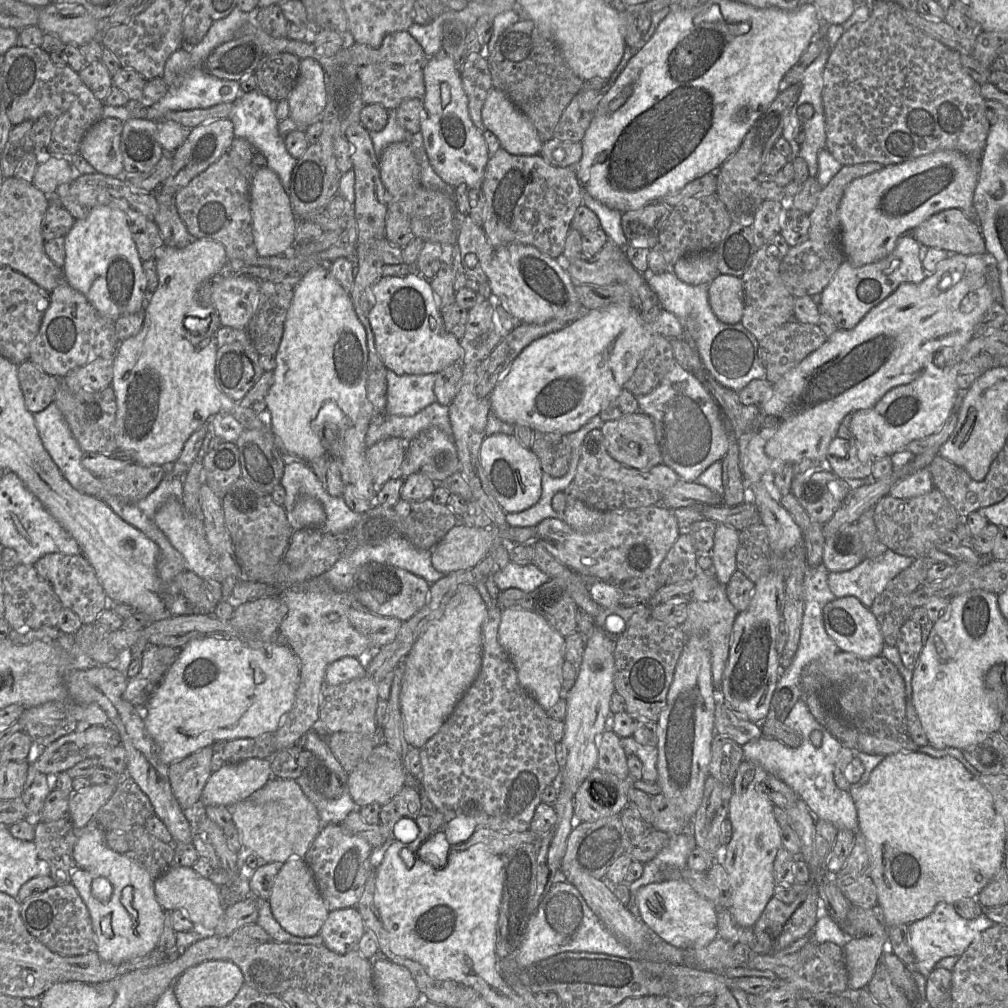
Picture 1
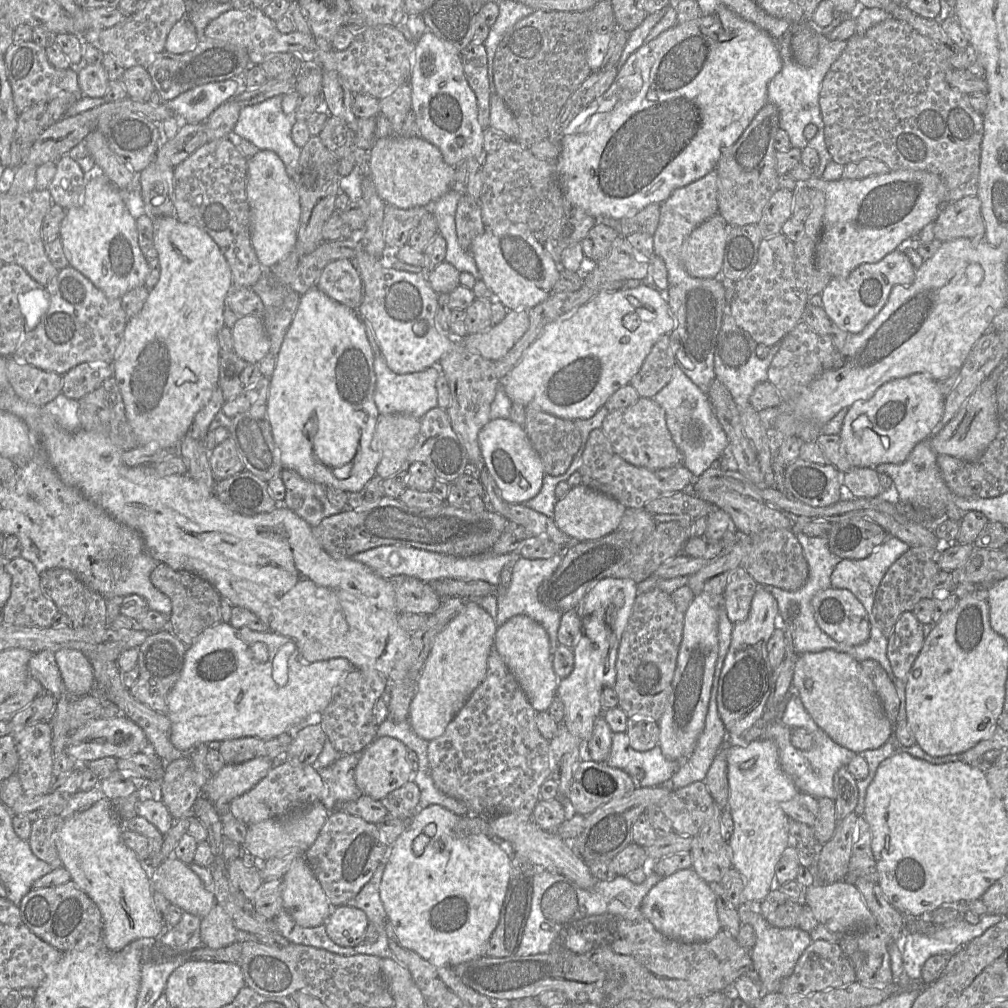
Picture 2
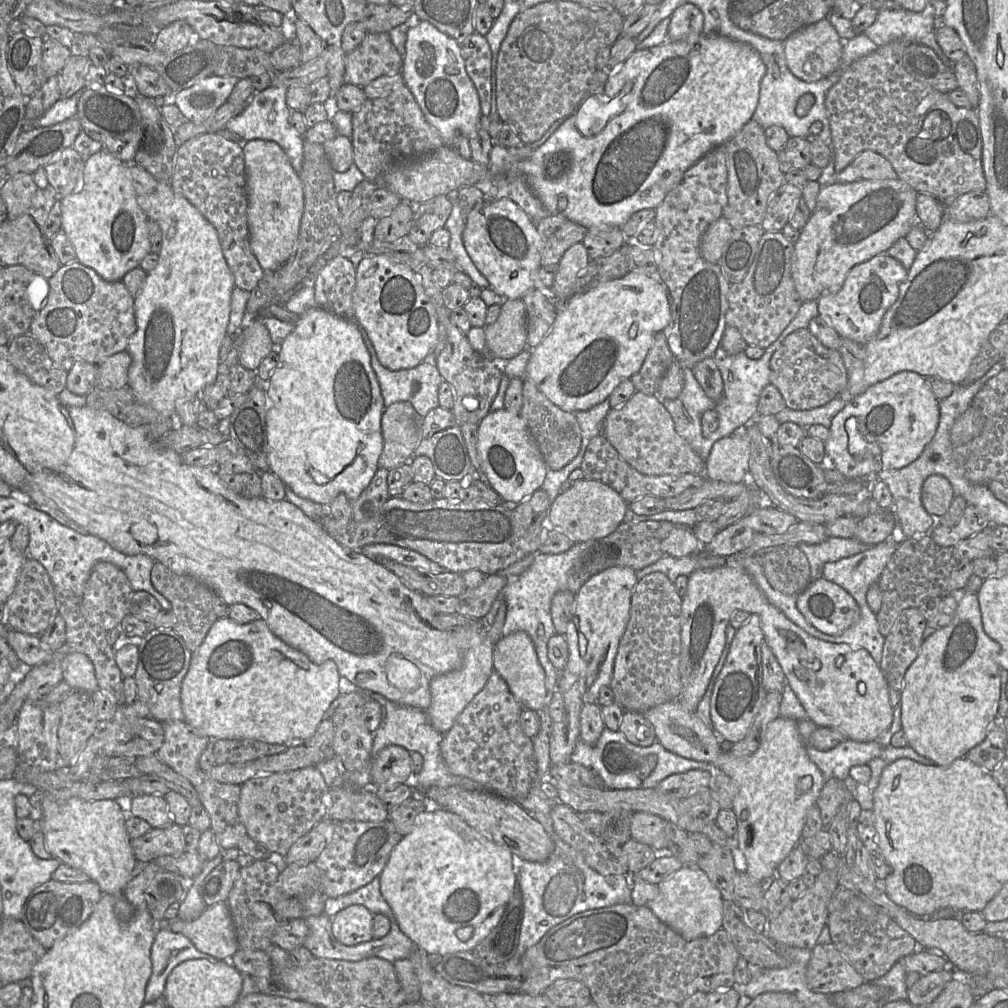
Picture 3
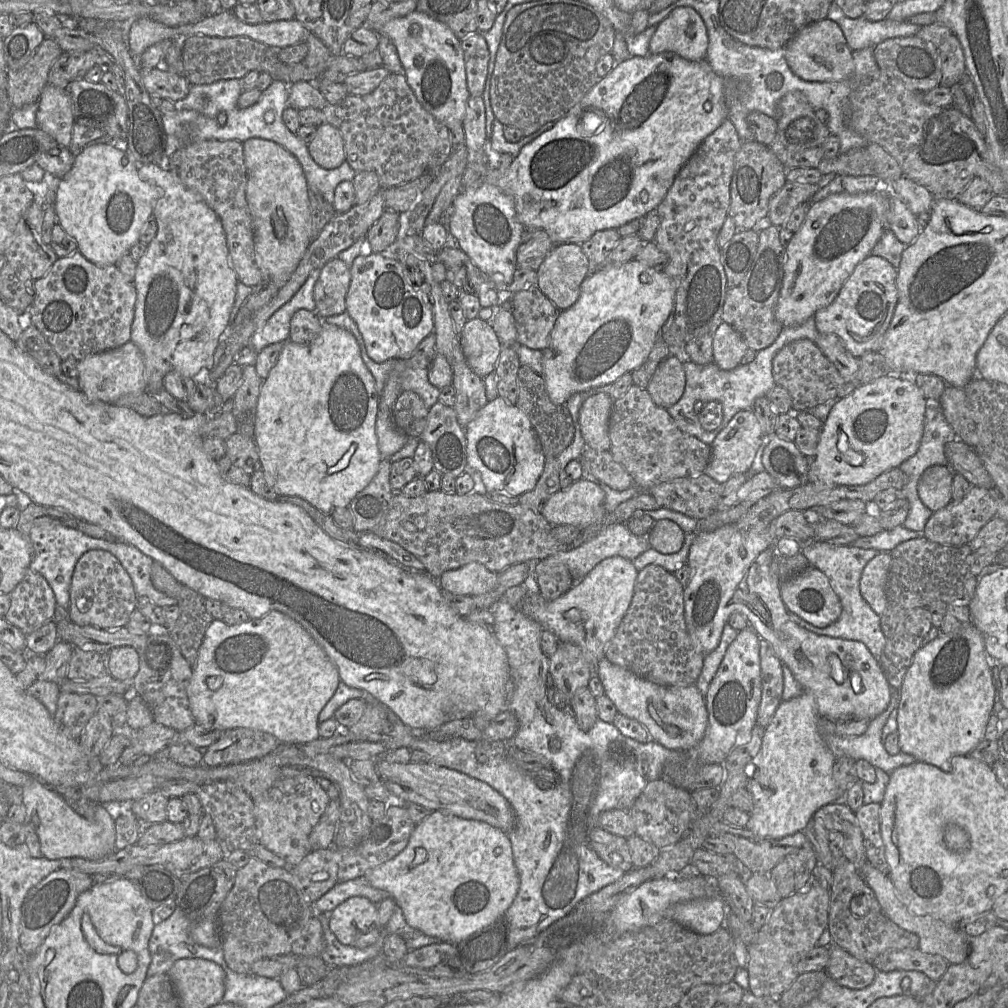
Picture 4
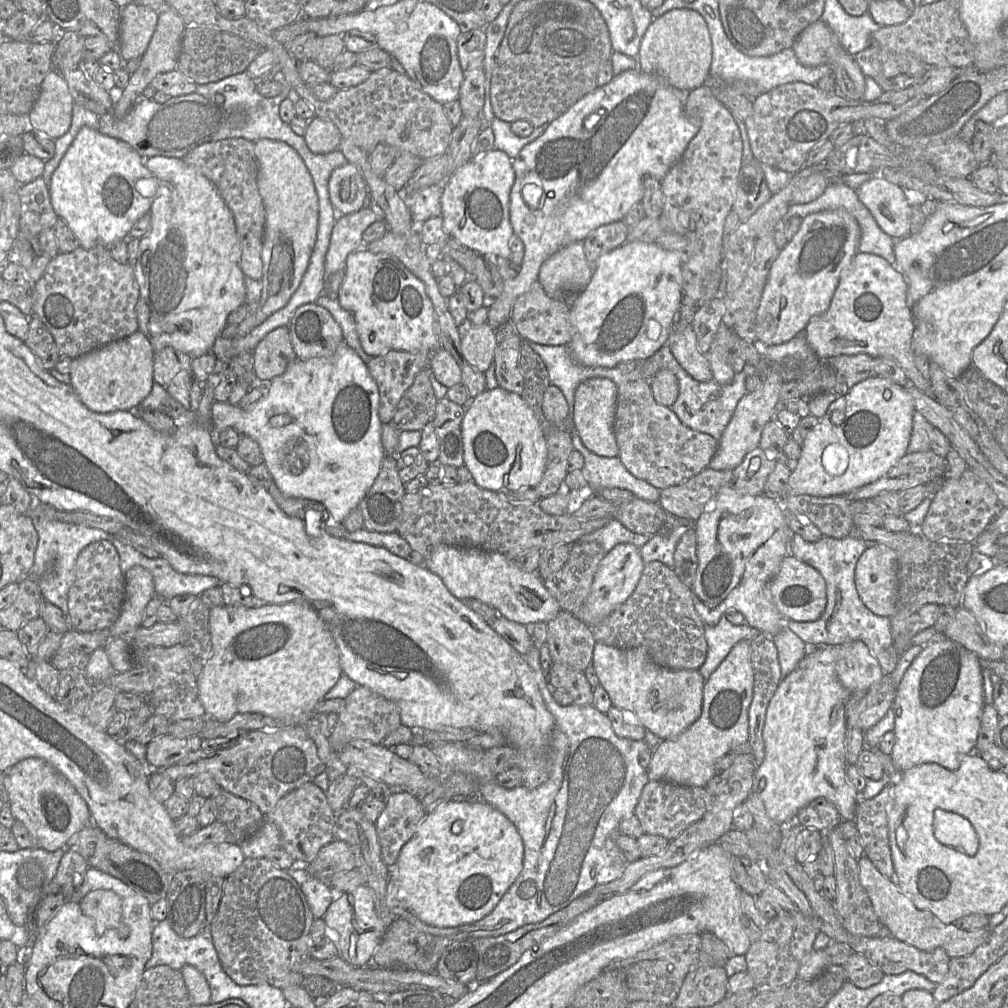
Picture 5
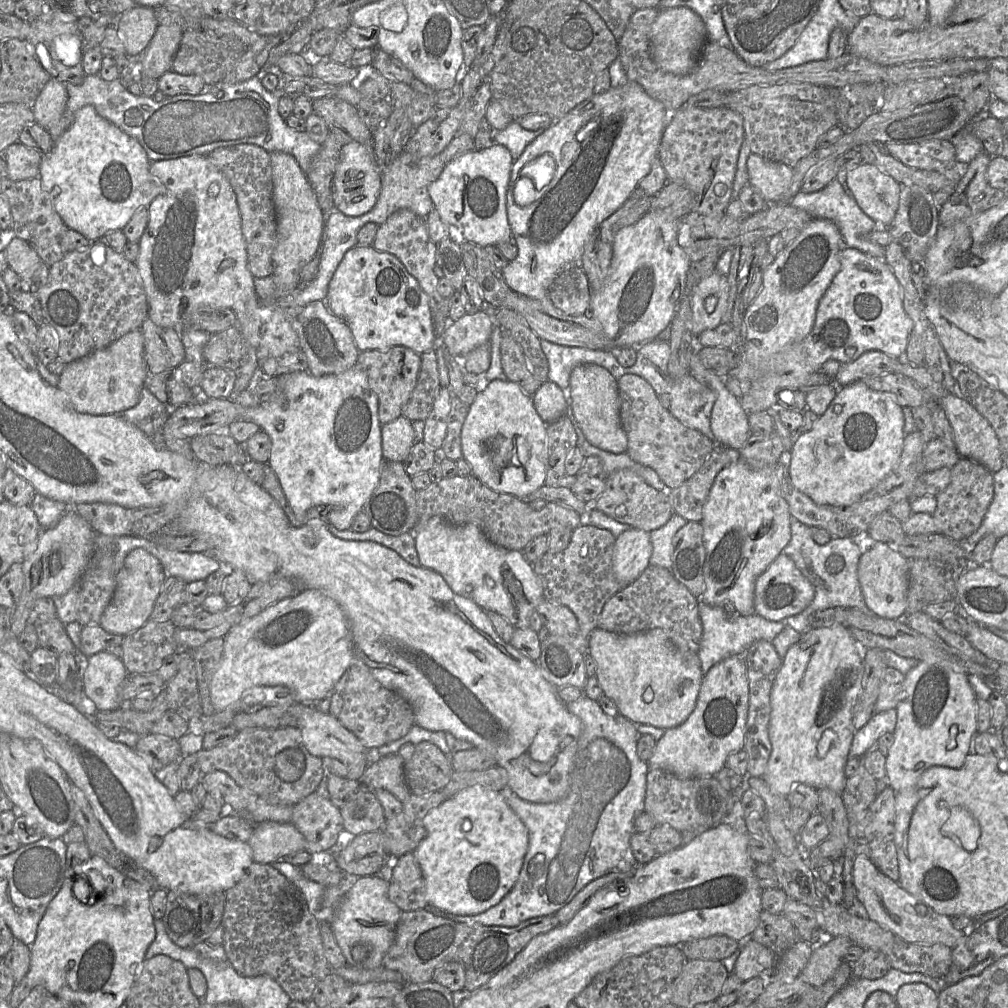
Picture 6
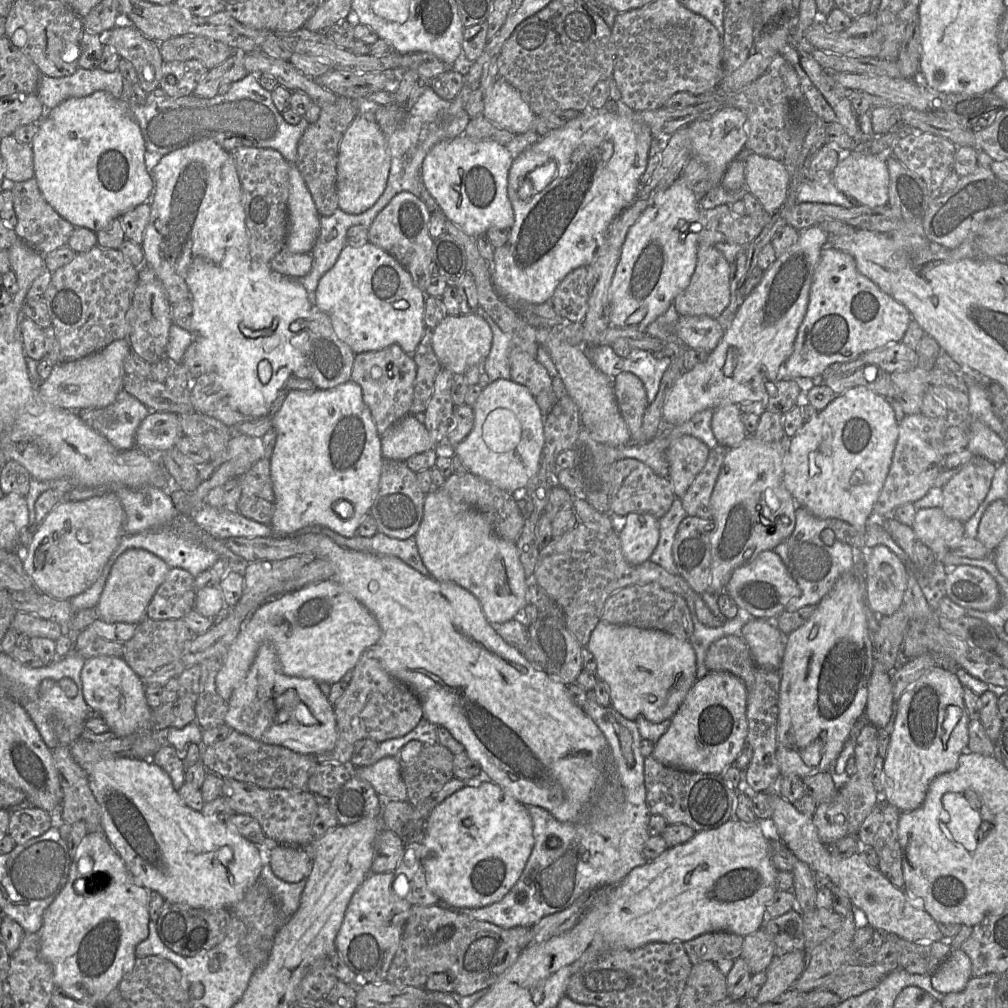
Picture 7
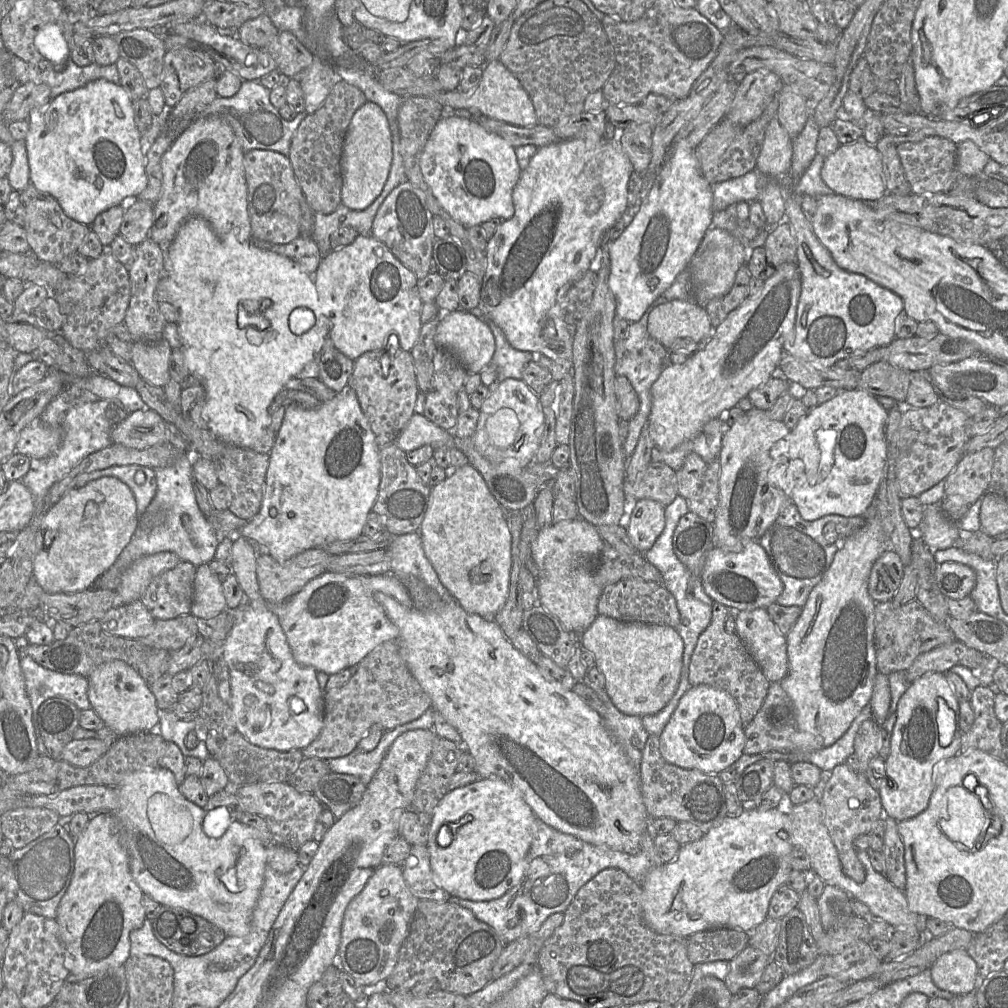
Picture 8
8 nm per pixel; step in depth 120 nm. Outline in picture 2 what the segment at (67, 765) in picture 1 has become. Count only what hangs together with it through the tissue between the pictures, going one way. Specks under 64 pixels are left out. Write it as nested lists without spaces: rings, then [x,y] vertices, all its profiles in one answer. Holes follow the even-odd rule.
[[[127,717],[98,718],[79,727],[68,739],[66,753],[76,763],[86,764],[104,757],[122,758],[142,753],[148,746],[148,739],[140,726]]]

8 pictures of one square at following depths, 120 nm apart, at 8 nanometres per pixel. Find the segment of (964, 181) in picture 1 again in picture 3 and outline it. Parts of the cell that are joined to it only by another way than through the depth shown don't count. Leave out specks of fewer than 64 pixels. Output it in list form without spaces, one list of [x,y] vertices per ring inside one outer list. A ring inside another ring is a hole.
[[[859,179],[821,186],[814,211],[794,243],[791,276],[803,302],[839,291],[850,269],[885,252],[918,224],[918,192],[897,179]]]

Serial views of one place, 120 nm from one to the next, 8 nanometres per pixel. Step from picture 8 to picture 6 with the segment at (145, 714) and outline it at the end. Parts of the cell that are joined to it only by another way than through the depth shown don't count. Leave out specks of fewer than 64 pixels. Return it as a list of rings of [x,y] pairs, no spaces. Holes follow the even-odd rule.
[[[100,651],[88,657],[82,673],[83,695],[97,711],[114,711],[124,705],[119,688],[128,672],[119,657]]]

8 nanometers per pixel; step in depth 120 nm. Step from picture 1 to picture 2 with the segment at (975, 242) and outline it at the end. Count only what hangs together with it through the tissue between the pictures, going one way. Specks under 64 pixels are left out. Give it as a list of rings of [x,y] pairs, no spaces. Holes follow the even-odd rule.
[[[977,196],[963,197],[945,204],[934,221],[934,236],[940,242],[968,238],[985,239],[985,222]]]

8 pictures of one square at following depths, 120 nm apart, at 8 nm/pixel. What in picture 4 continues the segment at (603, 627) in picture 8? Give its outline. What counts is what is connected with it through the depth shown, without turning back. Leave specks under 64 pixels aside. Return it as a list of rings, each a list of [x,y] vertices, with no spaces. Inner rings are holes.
[[[602,657],[596,674],[606,696],[614,703],[618,713],[640,722],[653,740],[674,751],[688,751],[697,746],[705,735],[708,723],[705,697],[695,684],[688,686],[662,686],[637,676],[631,671]]]

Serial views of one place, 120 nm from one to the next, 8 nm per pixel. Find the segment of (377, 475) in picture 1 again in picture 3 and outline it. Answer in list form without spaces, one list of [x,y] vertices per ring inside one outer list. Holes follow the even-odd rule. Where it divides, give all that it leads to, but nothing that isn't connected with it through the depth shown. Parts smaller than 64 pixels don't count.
[[[395,402],[386,407],[381,418],[383,451],[378,466],[390,470],[410,458],[421,440],[421,419],[410,402]]]

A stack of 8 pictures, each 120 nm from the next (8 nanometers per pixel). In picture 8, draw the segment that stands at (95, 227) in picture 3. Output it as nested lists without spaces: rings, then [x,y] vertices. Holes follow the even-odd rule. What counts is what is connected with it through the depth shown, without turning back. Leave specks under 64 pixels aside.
[[[106,79],[91,81],[76,90],[56,96],[42,108],[33,109],[27,121],[29,123],[29,130],[24,141],[27,150],[30,183],[38,191],[48,193],[54,197],[69,218],[81,224],[91,226],[97,215],[113,206],[121,205],[125,198],[137,198],[146,189],[148,179],[145,171],[146,160],[142,153],[141,133],[134,120],[132,100],[120,84],[114,84]]]

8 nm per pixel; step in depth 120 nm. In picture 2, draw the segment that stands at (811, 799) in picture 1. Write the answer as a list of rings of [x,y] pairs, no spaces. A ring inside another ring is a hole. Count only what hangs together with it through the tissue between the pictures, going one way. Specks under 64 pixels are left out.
[[[793,688],[792,694],[788,698],[786,708],[781,715],[781,720],[775,720],[768,724],[764,728],[760,738],[770,739],[776,743],[782,769],[792,779],[799,791],[810,794],[816,799],[827,797],[836,800],[834,775],[839,768],[848,765],[856,753],[834,742],[828,734],[815,723],[805,709],[800,696],[797,695]],[[795,727],[806,728],[814,735],[816,744],[813,749],[801,750],[792,745],[790,736],[792,728]]]

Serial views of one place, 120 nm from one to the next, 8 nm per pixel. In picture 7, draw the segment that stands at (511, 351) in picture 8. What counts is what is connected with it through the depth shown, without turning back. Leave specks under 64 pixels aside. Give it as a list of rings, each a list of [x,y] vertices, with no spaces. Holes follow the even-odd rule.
[[[480,305],[476,314],[487,321],[493,333],[492,347],[483,363],[483,370],[488,374],[491,382],[498,379],[511,379],[509,353],[514,346],[511,337],[500,329]]]

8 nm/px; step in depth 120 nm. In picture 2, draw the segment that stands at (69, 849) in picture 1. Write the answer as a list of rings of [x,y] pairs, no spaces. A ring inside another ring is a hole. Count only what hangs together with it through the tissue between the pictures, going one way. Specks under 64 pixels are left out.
[[[60,815],[37,819],[32,822],[32,831],[28,840],[33,854],[48,863],[53,870],[63,866],[55,843],[62,823],[63,818]]]

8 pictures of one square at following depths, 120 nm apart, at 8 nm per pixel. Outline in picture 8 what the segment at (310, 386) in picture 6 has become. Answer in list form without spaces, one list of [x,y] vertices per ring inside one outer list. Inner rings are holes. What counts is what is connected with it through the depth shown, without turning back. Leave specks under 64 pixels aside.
[[[347,386],[330,401],[322,402],[316,409],[302,409],[296,405],[289,405],[285,409],[283,421],[276,433],[275,441],[269,452],[269,463],[266,472],[265,489],[259,512],[249,520],[237,533],[249,541],[261,546],[264,551],[279,563],[283,563],[297,554],[312,548],[321,547],[334,541],[352,540],[362,534],[367,516],[377,499],[381,480],[380,447],[376,442],[375,435],[370,423],[363,413],[357,394],[354,389]],[[145,408],[131,413],[111,433],[113,444],[143,450],[167,441],[165,420],[154,410]]]

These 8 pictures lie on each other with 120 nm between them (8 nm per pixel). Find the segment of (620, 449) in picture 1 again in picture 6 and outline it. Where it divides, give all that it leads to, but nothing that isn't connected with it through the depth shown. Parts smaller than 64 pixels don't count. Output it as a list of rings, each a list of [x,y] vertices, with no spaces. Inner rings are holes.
[[[624,374],[617,380],[621,425],[628,438],[626,453],[644,466],[656,471],[668,488],[677,488],[692,477],[714,448],[713,442],[698,430],[681,424],[663,407],[659,397],[642,377]]]

